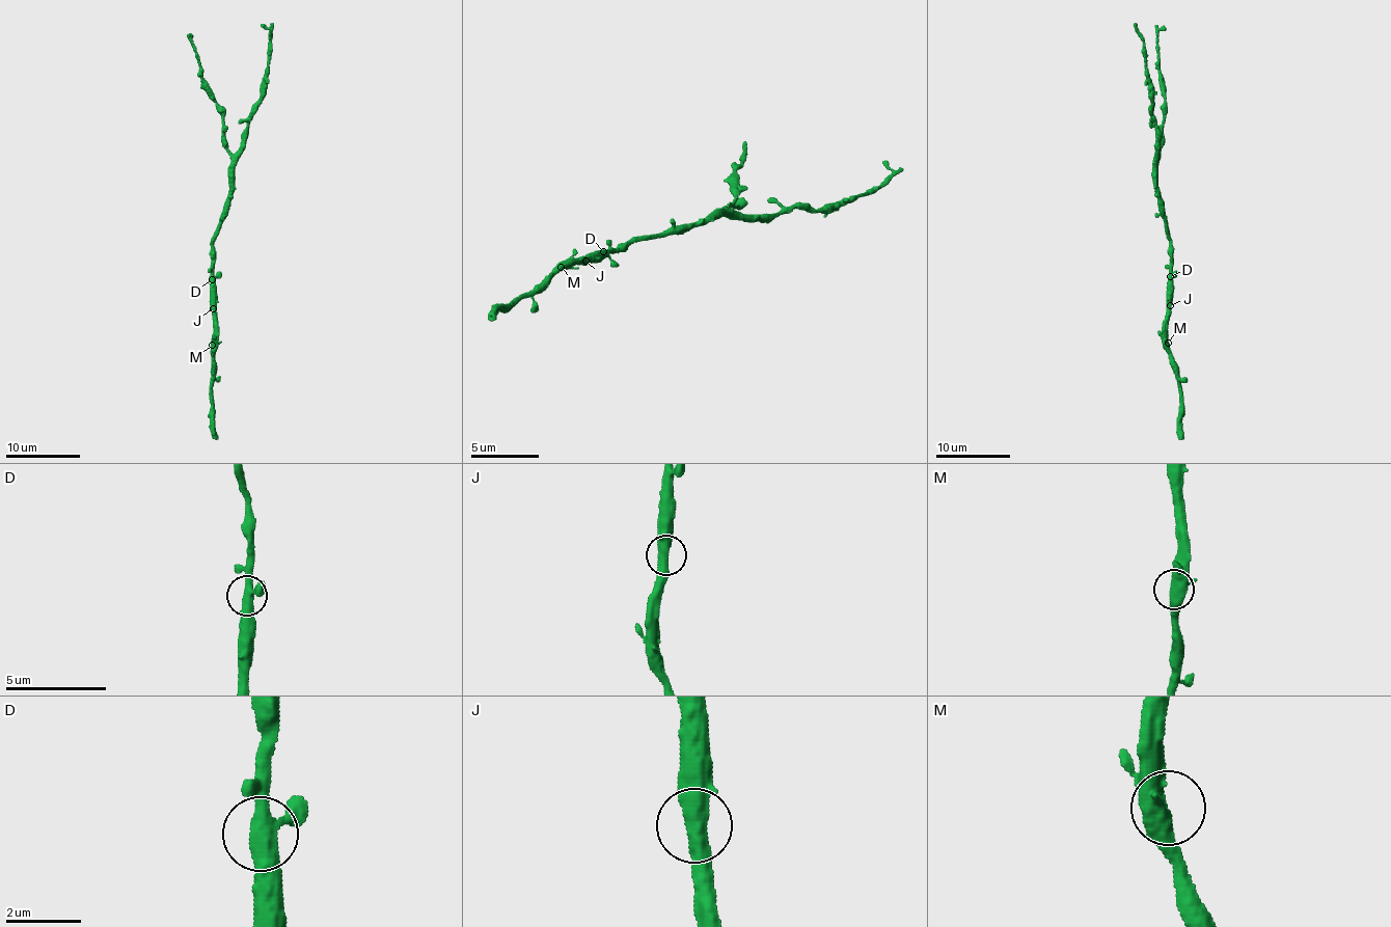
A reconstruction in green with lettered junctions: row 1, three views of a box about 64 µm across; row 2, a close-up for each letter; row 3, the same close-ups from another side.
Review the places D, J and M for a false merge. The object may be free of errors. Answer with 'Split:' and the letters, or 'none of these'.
Split: none of these

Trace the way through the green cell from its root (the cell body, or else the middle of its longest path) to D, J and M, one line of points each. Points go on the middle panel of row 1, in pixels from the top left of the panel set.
D: (659, 234), (636, 239), (607, 255), (603, 252)
J: (659, 234), (637, 238), (619, 250), (588, 263), (585, 261)
M: (659, 234), (636, 239), (619, 250), (588, 263), (589, 261), (561, 267)

